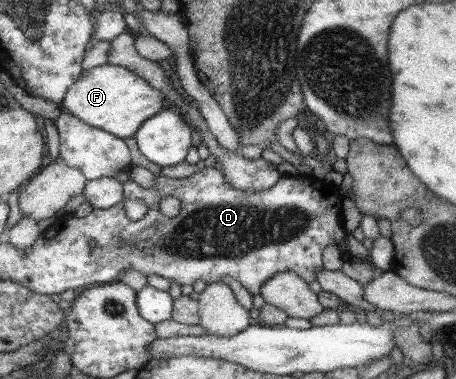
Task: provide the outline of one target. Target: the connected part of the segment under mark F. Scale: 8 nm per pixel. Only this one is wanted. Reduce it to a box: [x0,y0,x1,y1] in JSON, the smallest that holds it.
[60,65,164,138]

